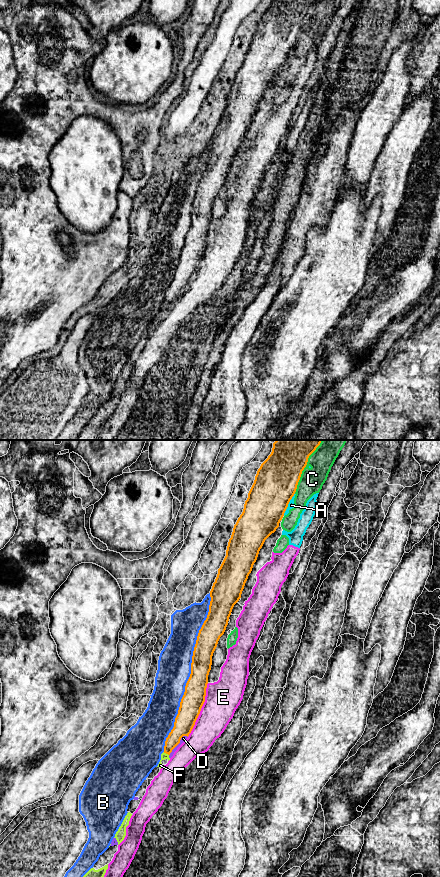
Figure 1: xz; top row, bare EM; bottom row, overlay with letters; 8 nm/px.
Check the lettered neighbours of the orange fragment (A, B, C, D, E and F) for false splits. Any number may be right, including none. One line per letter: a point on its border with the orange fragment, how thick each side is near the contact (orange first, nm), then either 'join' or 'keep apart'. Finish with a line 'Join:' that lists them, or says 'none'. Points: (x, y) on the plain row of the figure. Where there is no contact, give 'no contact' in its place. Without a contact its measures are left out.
A: xz (288, 55) | 340/50 nm | keep apart
B: xz (191, 224) | 180/280 nm | keep apart
C: xz (302, 22) | 340/190 nm | keep apart
D: xz (178, 295) | 160/40 nm | keep apart
E: xz (200, 262) | 180/280 nm | keep apart
F: xz (166, 305) | 140/50 nm | join
Join: F

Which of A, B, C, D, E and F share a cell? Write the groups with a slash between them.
A E / B / C / D / F

